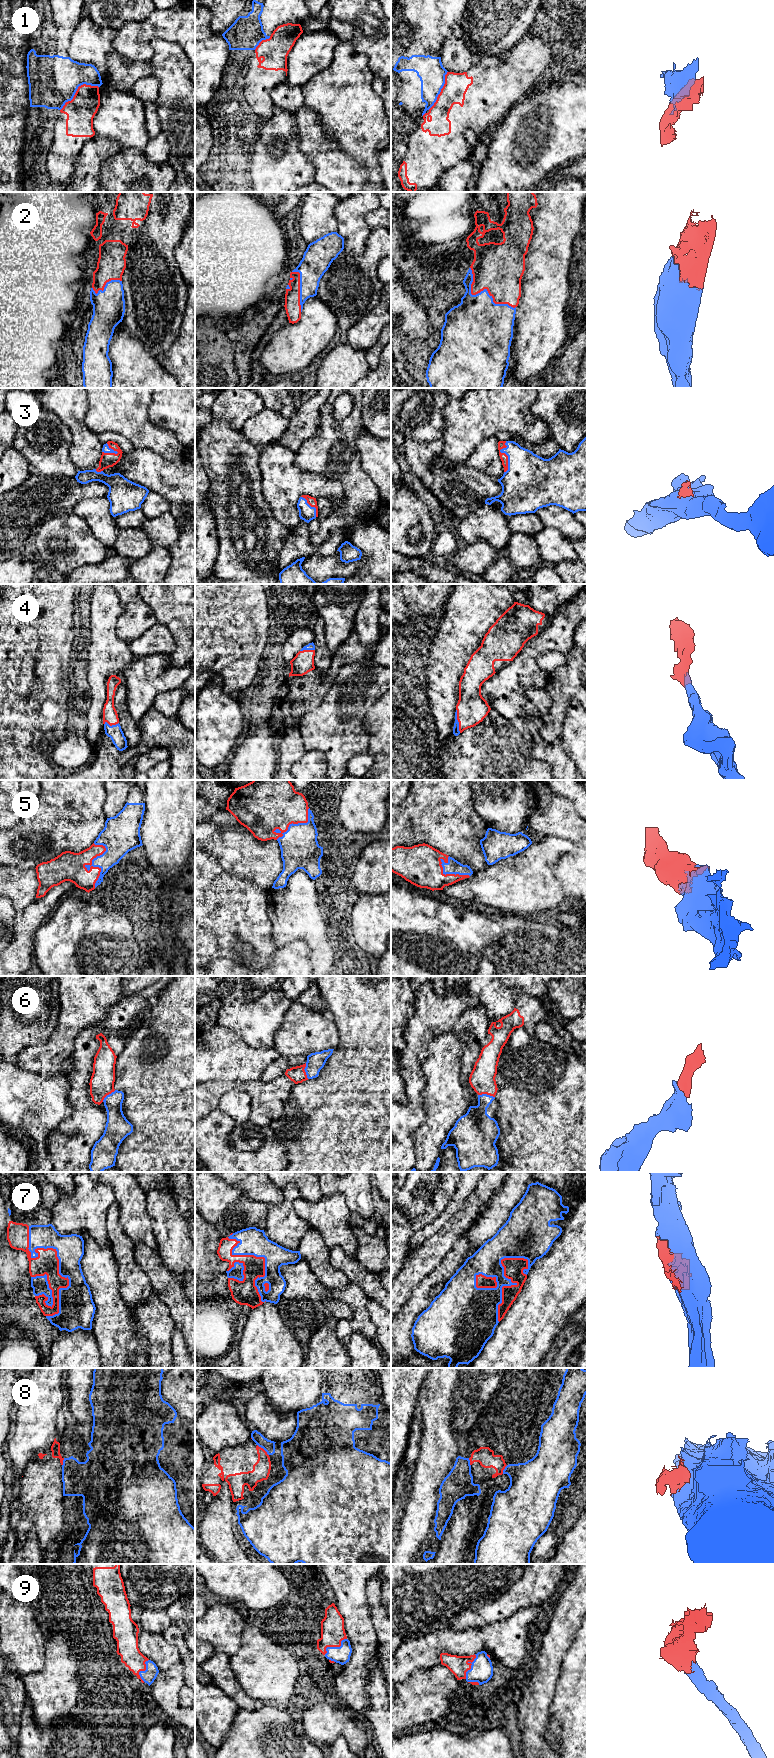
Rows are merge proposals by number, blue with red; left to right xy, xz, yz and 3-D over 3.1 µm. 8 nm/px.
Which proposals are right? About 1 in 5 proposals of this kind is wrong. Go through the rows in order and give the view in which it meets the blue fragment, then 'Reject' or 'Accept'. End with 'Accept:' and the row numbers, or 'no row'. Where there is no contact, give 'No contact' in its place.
1: Touches blue in xy. Reject
2: Touches blue in yz. Accept
3: Touches blue in yz. Accept
4: Touches blue in yz. Accept
5: Touches blue in xy. Accept
6: Touches blue in yz. Accept
7: Touches blue in xy. Accept
8: Touches blue in xz. Reject
9: Touches blue in xz. Accept
Accept: 2, 3, 4, 5, 6, 7, 9

